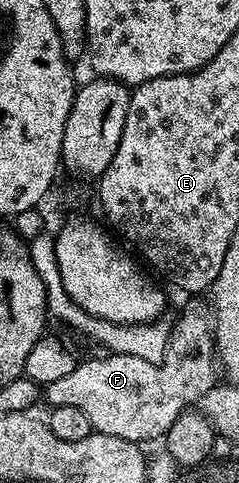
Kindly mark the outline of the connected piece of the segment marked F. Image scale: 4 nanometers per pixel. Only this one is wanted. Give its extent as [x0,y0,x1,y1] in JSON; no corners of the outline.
[44,298,220,445]

